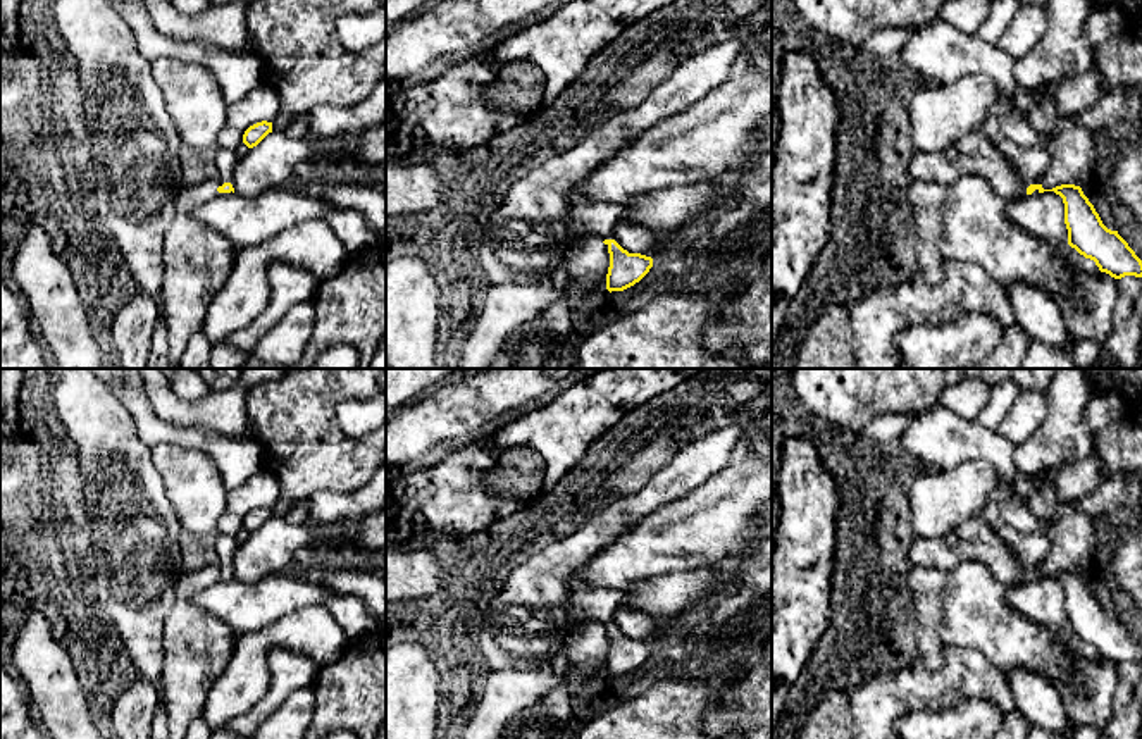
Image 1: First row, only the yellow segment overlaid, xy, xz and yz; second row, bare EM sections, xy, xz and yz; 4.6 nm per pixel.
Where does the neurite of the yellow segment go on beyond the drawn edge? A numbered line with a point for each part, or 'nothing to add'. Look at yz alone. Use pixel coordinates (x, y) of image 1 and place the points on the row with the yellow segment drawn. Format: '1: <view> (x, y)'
1: yz (936, 50)

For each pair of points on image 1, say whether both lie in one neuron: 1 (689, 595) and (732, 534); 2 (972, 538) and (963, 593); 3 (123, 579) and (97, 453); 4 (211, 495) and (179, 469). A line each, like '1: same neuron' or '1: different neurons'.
1: different neurons
2: different neurons
3: same neuron
4: same neuron

